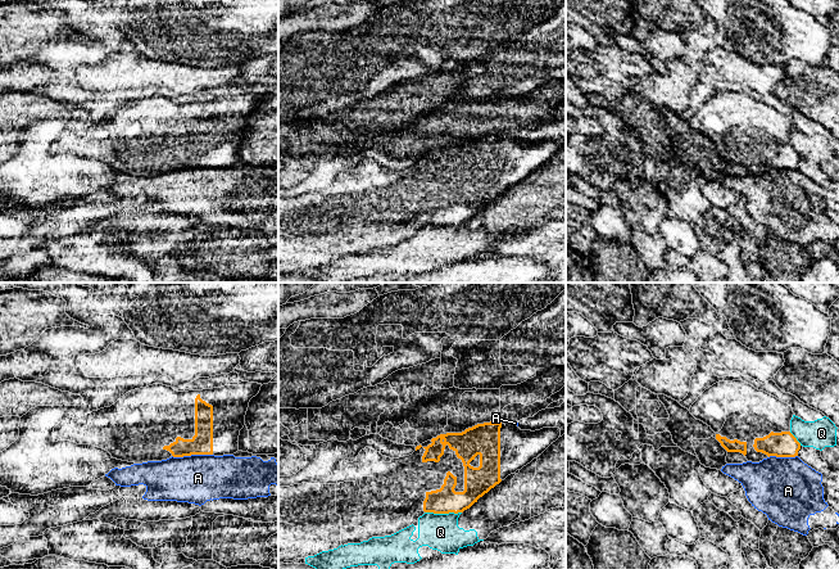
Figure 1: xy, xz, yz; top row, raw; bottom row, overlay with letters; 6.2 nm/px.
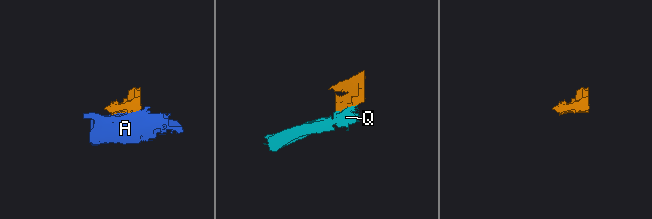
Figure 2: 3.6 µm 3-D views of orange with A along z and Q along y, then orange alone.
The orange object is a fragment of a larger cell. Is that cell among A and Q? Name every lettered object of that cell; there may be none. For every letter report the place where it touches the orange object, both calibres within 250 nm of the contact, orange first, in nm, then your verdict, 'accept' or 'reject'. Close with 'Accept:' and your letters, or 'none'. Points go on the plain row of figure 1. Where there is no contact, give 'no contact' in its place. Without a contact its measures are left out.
A: xy (191, 166) | 140/300 nm | reject
Q: xz (443, 225) | 160/220 nm | reject
Accept: none

